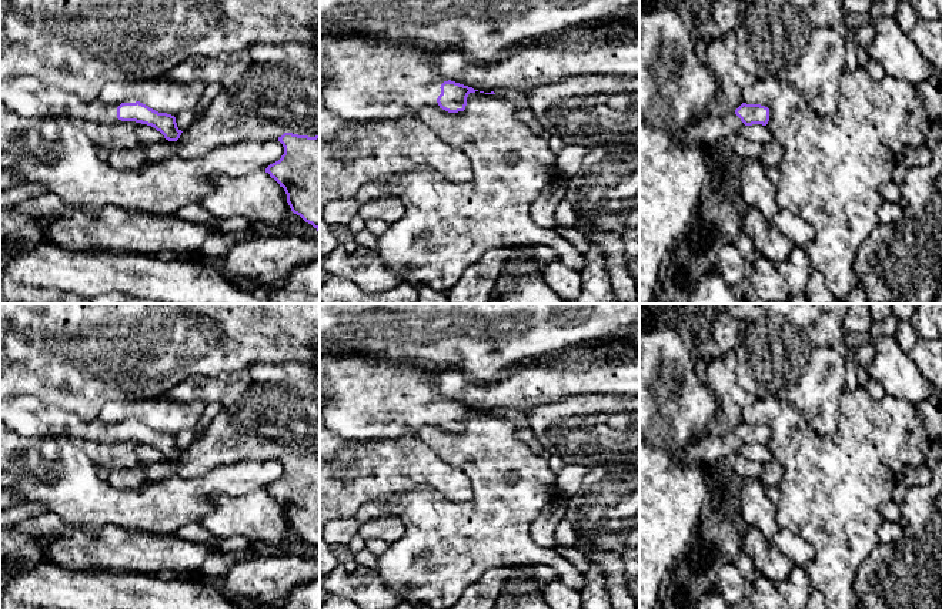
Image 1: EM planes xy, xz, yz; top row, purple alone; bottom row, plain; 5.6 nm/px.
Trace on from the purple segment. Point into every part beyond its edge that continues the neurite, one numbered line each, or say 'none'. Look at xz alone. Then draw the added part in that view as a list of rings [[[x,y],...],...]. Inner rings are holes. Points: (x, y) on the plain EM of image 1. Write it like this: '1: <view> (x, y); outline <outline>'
1: xz (363, 398); outline [[[333,352],[320,357],[321,418],[328,434],[360,442],[394,439],[422,426],[440,426],[441,404],[448,401],[434,385],[432,377],[444,368],[421,362],[375,361],[367,357],[337,358]]]

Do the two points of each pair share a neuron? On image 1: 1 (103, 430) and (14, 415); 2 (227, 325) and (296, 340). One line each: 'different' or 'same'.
1: same
2: same

